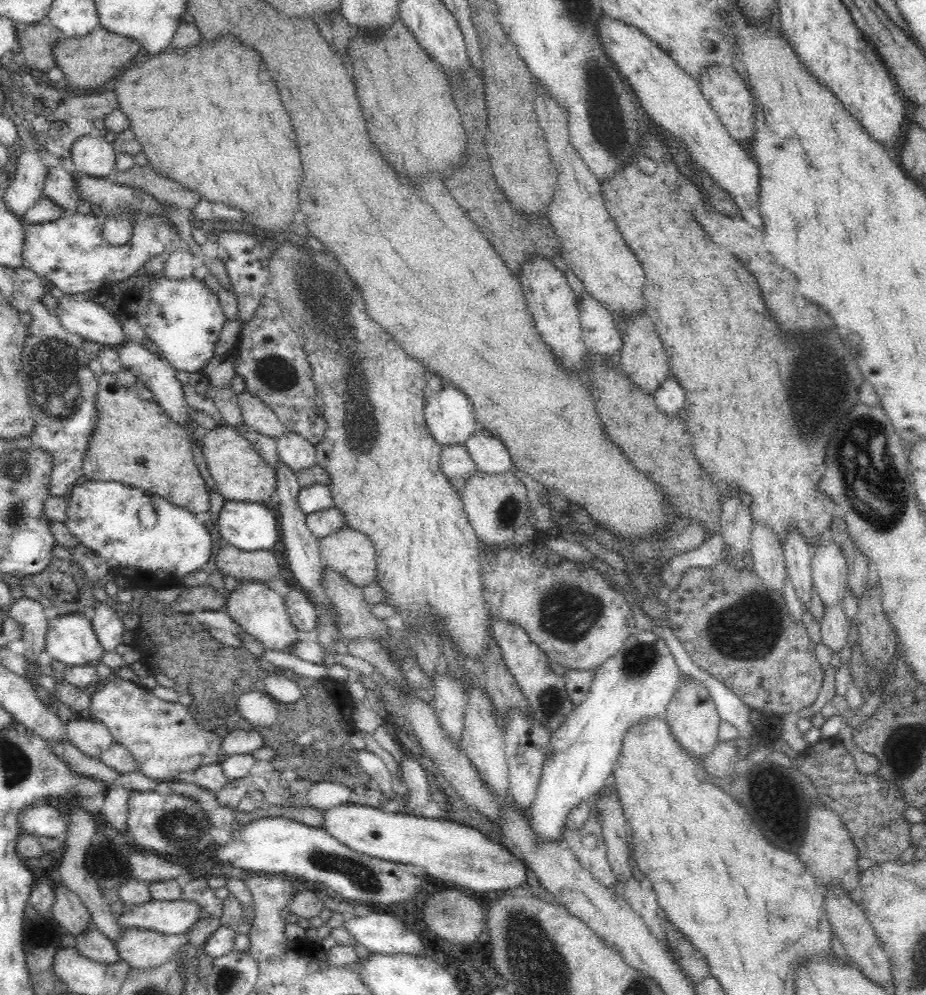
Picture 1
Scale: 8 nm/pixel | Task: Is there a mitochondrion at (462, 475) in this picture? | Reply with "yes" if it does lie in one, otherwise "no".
no

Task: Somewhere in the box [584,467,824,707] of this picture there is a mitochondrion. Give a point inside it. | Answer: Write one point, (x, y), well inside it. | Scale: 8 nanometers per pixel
(746, 633)

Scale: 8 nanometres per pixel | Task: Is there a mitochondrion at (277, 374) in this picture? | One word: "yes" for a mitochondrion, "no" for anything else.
yes

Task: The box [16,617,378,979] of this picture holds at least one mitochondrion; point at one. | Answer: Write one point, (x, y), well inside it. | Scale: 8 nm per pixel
(182, 827)

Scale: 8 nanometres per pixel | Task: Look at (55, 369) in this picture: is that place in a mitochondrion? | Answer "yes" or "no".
yes

